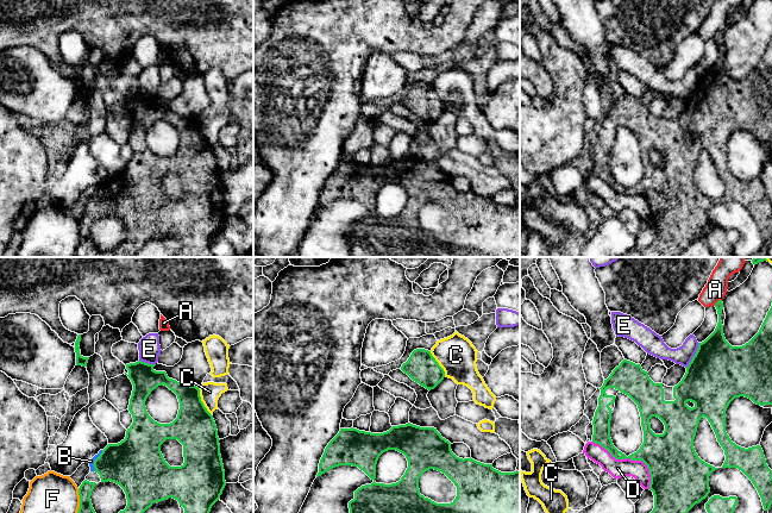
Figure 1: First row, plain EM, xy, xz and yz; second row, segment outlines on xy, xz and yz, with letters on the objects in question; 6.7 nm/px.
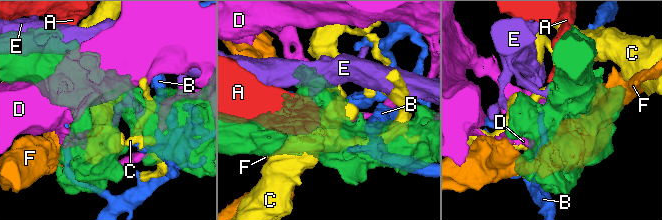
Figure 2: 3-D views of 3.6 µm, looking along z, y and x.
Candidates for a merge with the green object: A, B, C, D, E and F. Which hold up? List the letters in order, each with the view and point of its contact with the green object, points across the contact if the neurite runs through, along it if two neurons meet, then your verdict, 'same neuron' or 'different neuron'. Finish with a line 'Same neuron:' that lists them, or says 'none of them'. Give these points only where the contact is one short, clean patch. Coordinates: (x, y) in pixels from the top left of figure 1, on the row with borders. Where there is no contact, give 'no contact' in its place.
A: contact yz (717, 301); different neuron
B: contact xy (94, 461); different neuron
C: contact xy (201, 401); different neuron
D: contact yz (631, 458); different neuron
E: contact yz (694, 356); different neuron
F: contact xy (80, 500); different neuron
Same neuron: none of them

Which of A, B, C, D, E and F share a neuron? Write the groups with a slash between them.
A C / B / D / E / F

